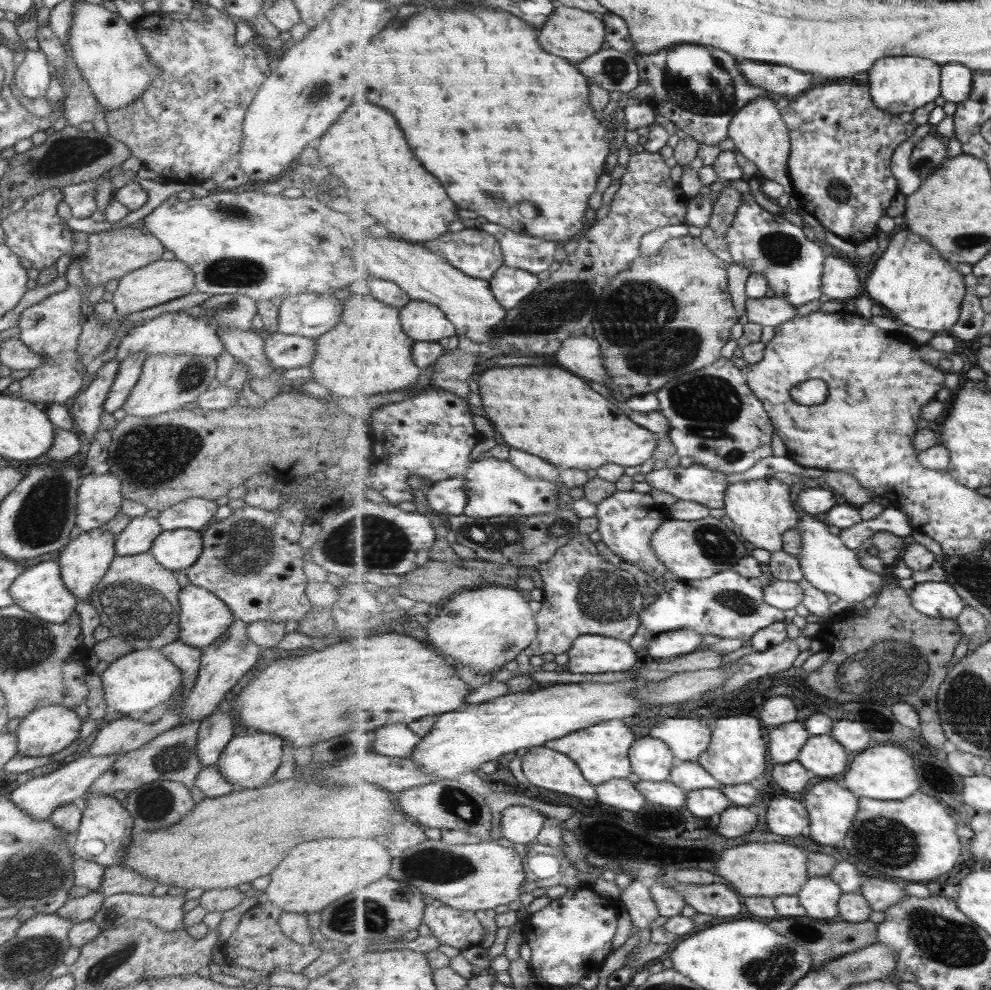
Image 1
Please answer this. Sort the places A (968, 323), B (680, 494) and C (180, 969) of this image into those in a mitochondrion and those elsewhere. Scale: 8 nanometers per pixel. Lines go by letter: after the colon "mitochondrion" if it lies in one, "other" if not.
A: other
B: other
C: other

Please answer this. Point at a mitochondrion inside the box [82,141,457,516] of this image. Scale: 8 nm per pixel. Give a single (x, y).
(147, 456)

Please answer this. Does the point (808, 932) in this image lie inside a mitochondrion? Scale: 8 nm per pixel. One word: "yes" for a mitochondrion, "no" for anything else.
yes

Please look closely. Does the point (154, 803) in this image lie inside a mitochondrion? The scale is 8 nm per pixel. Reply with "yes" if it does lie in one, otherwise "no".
yes

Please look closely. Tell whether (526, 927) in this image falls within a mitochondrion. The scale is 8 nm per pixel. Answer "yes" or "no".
no

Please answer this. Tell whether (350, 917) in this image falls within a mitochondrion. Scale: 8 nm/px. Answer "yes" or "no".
yes

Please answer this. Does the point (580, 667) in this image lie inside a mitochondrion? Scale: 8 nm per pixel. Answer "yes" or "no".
no

